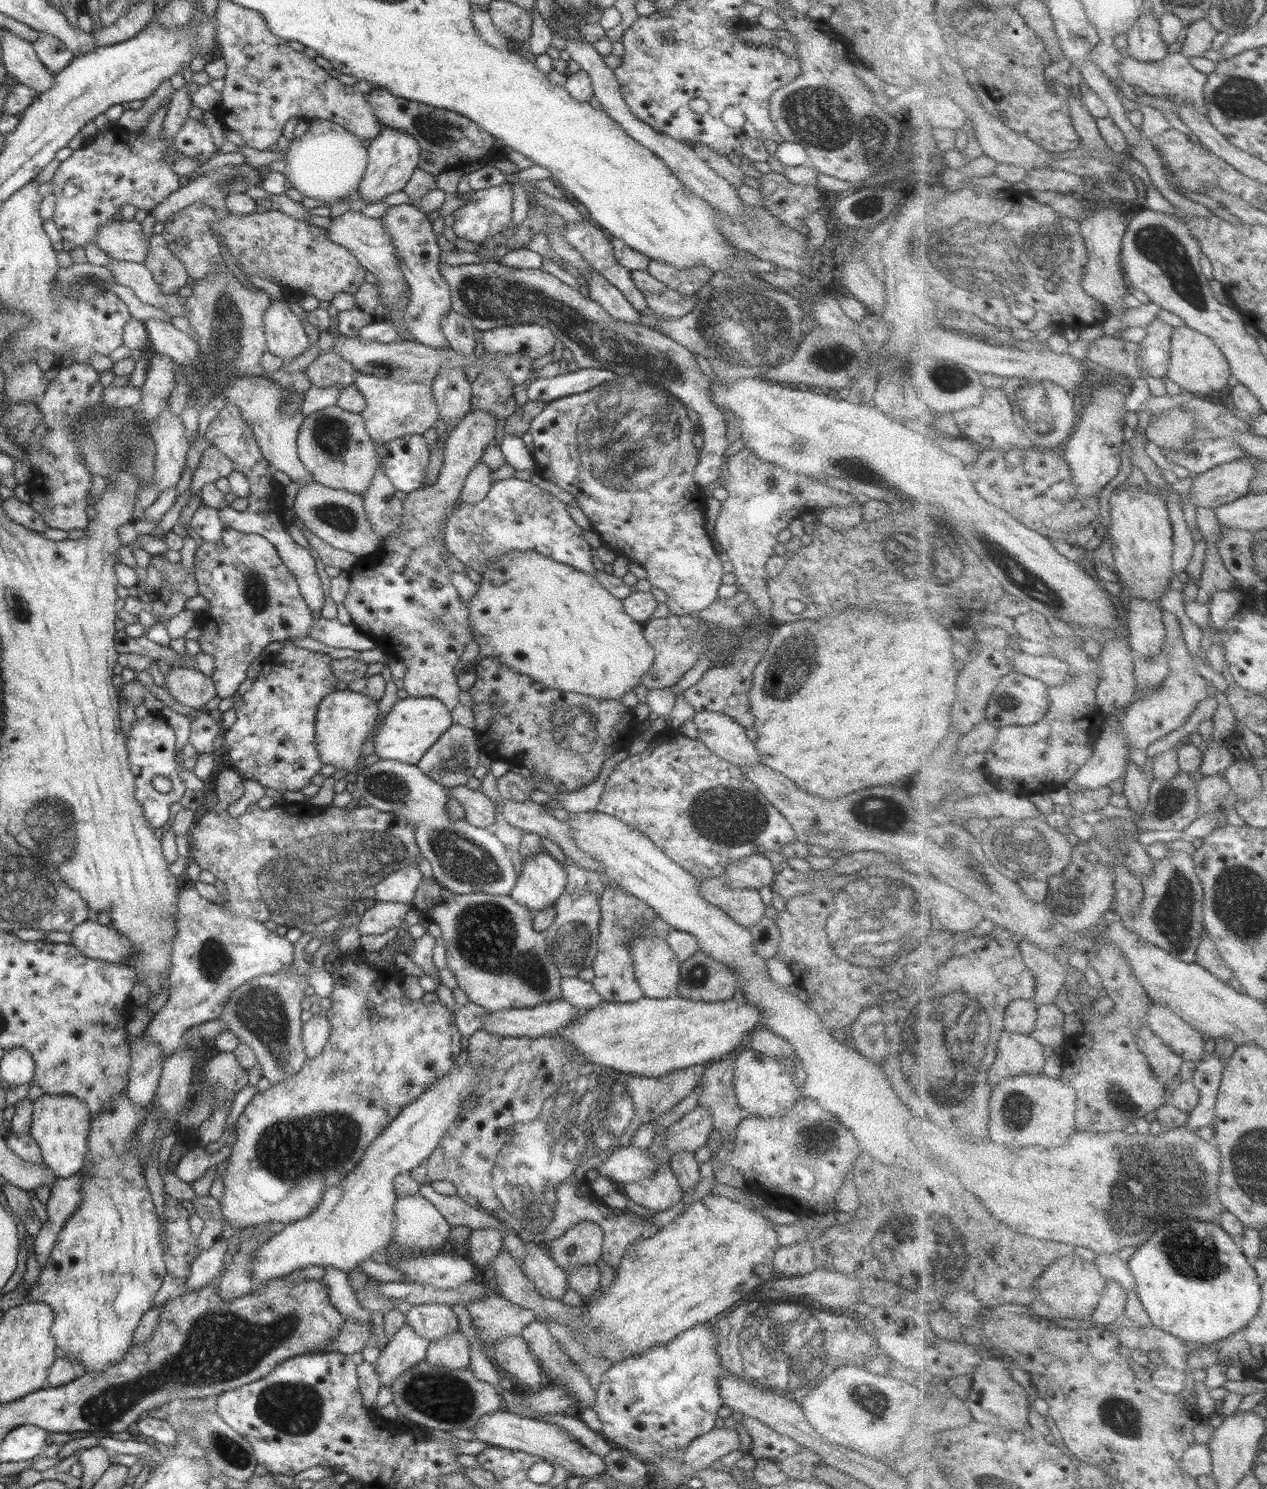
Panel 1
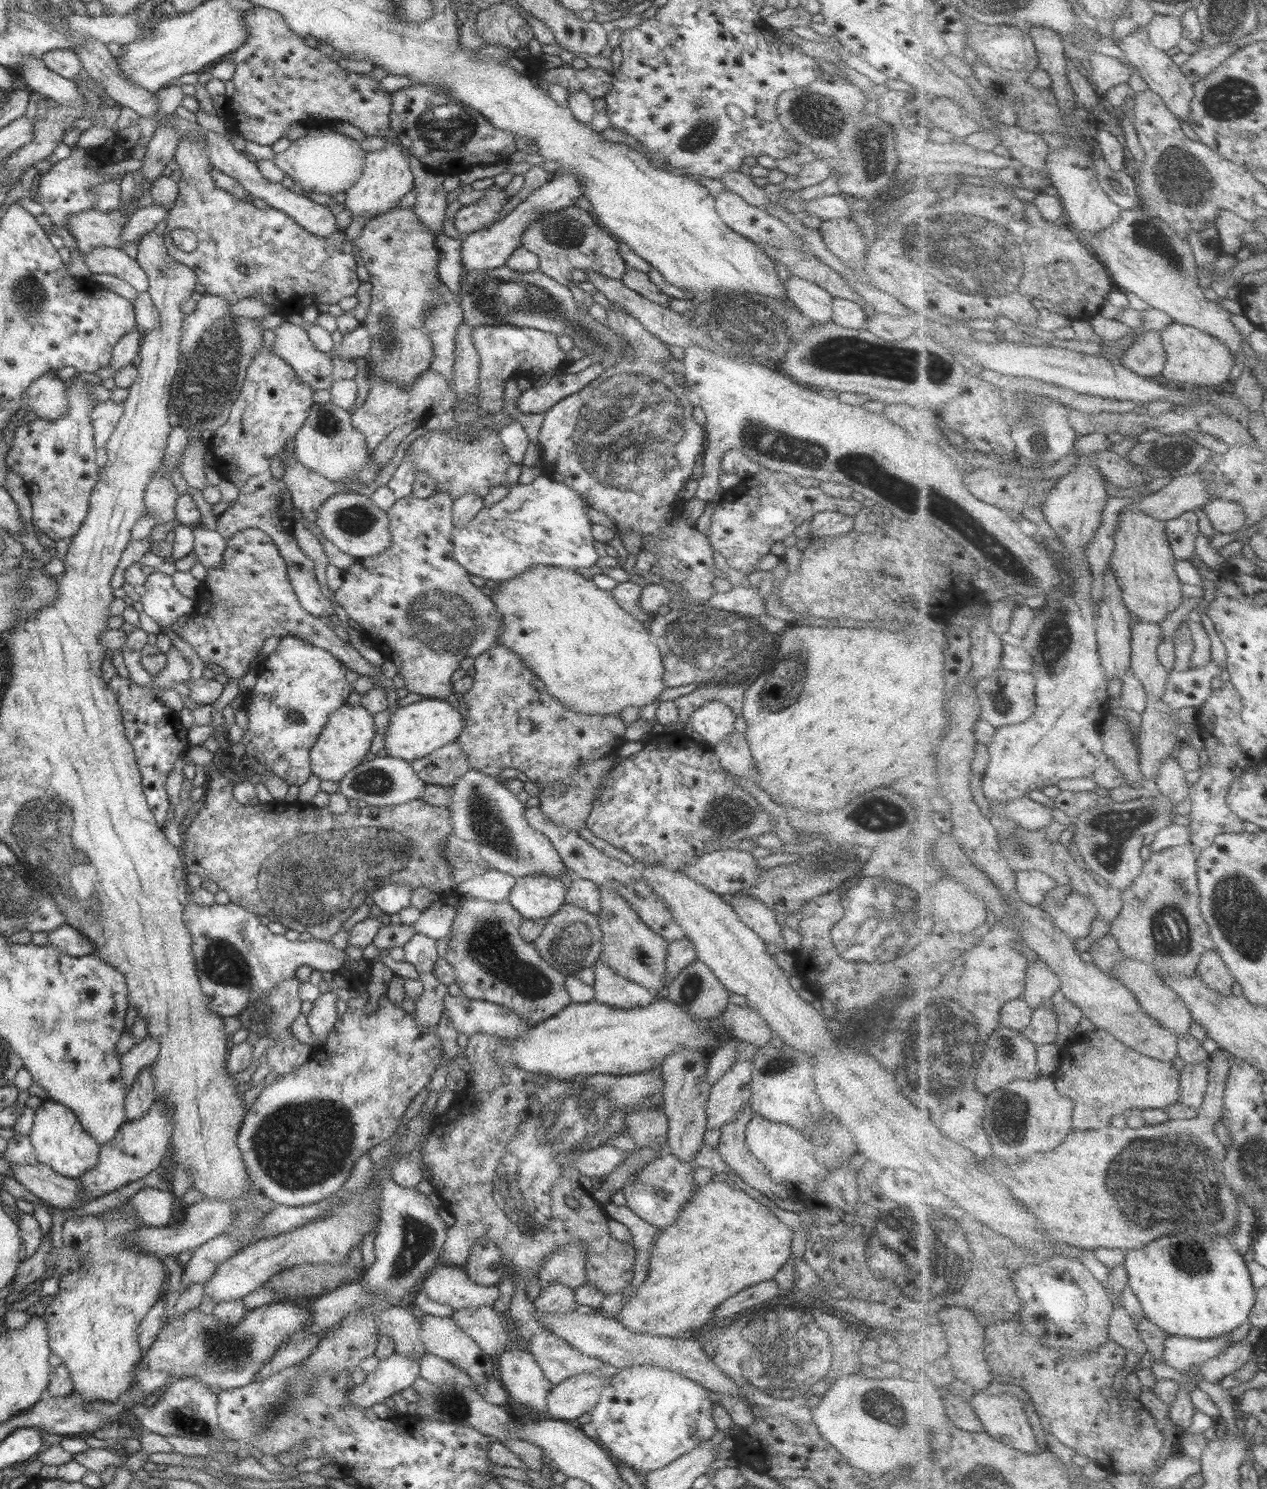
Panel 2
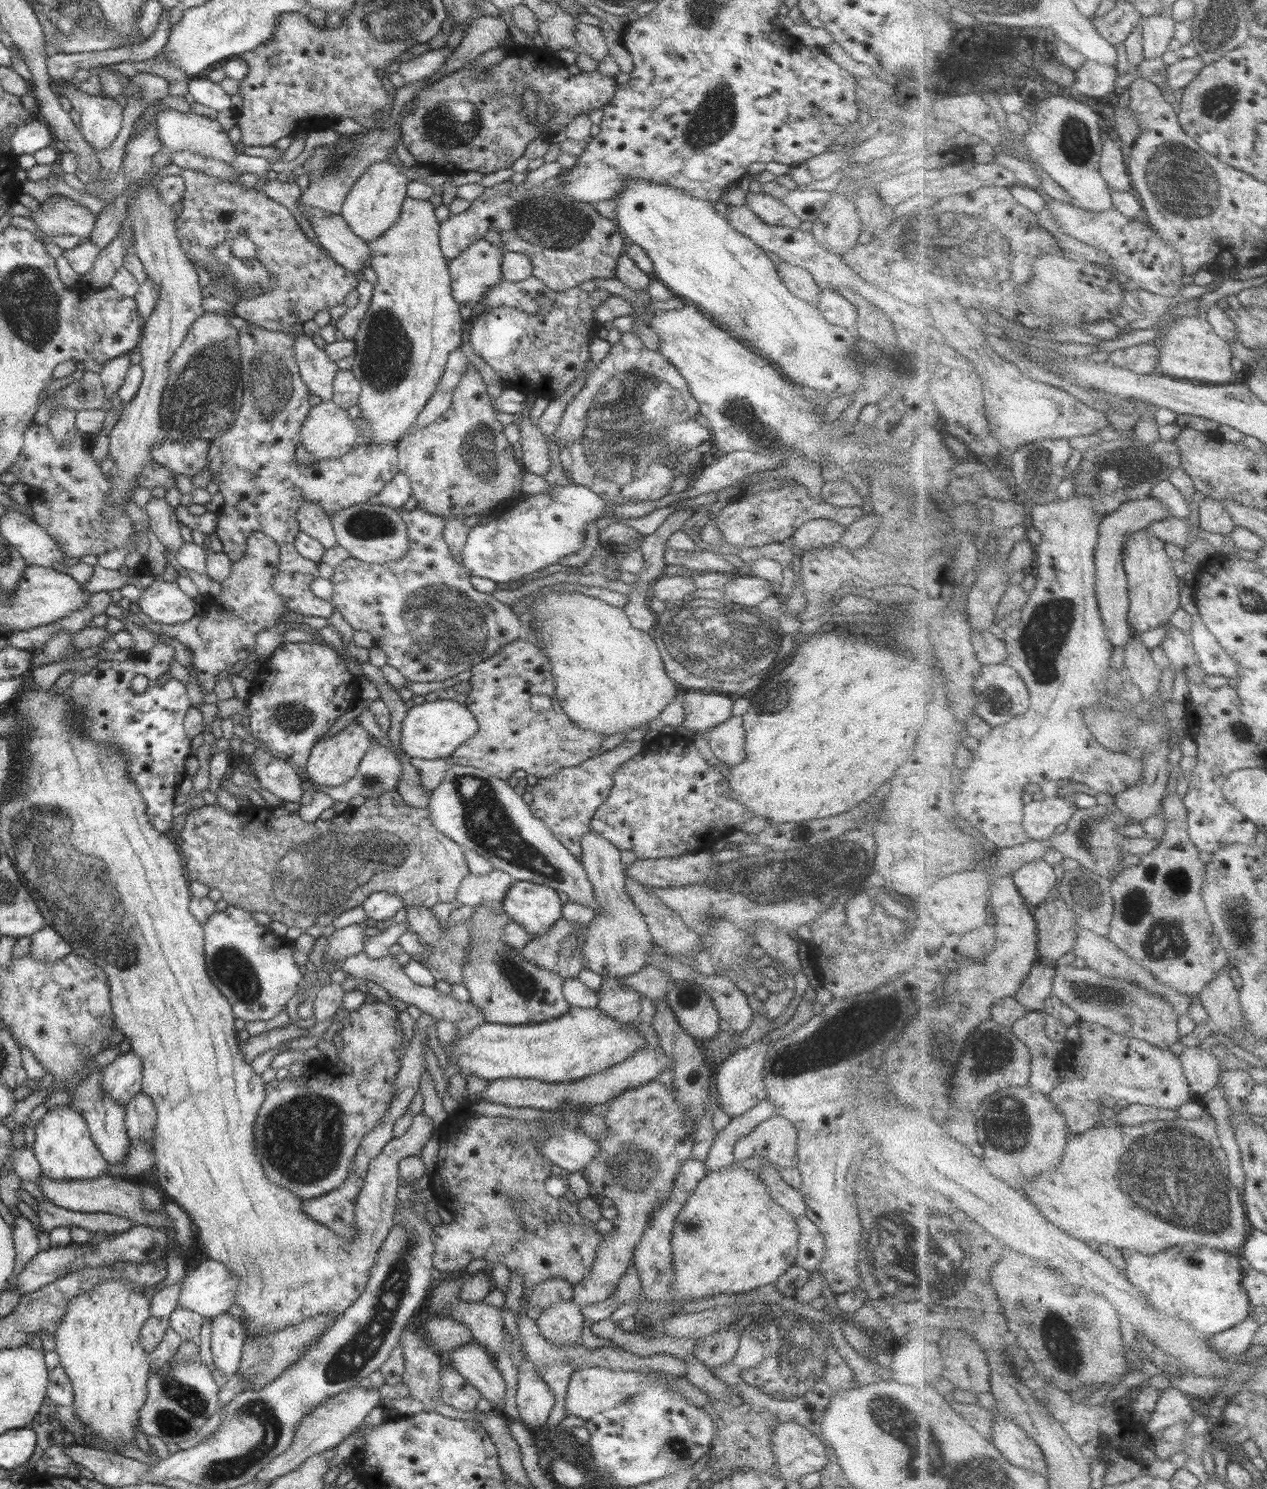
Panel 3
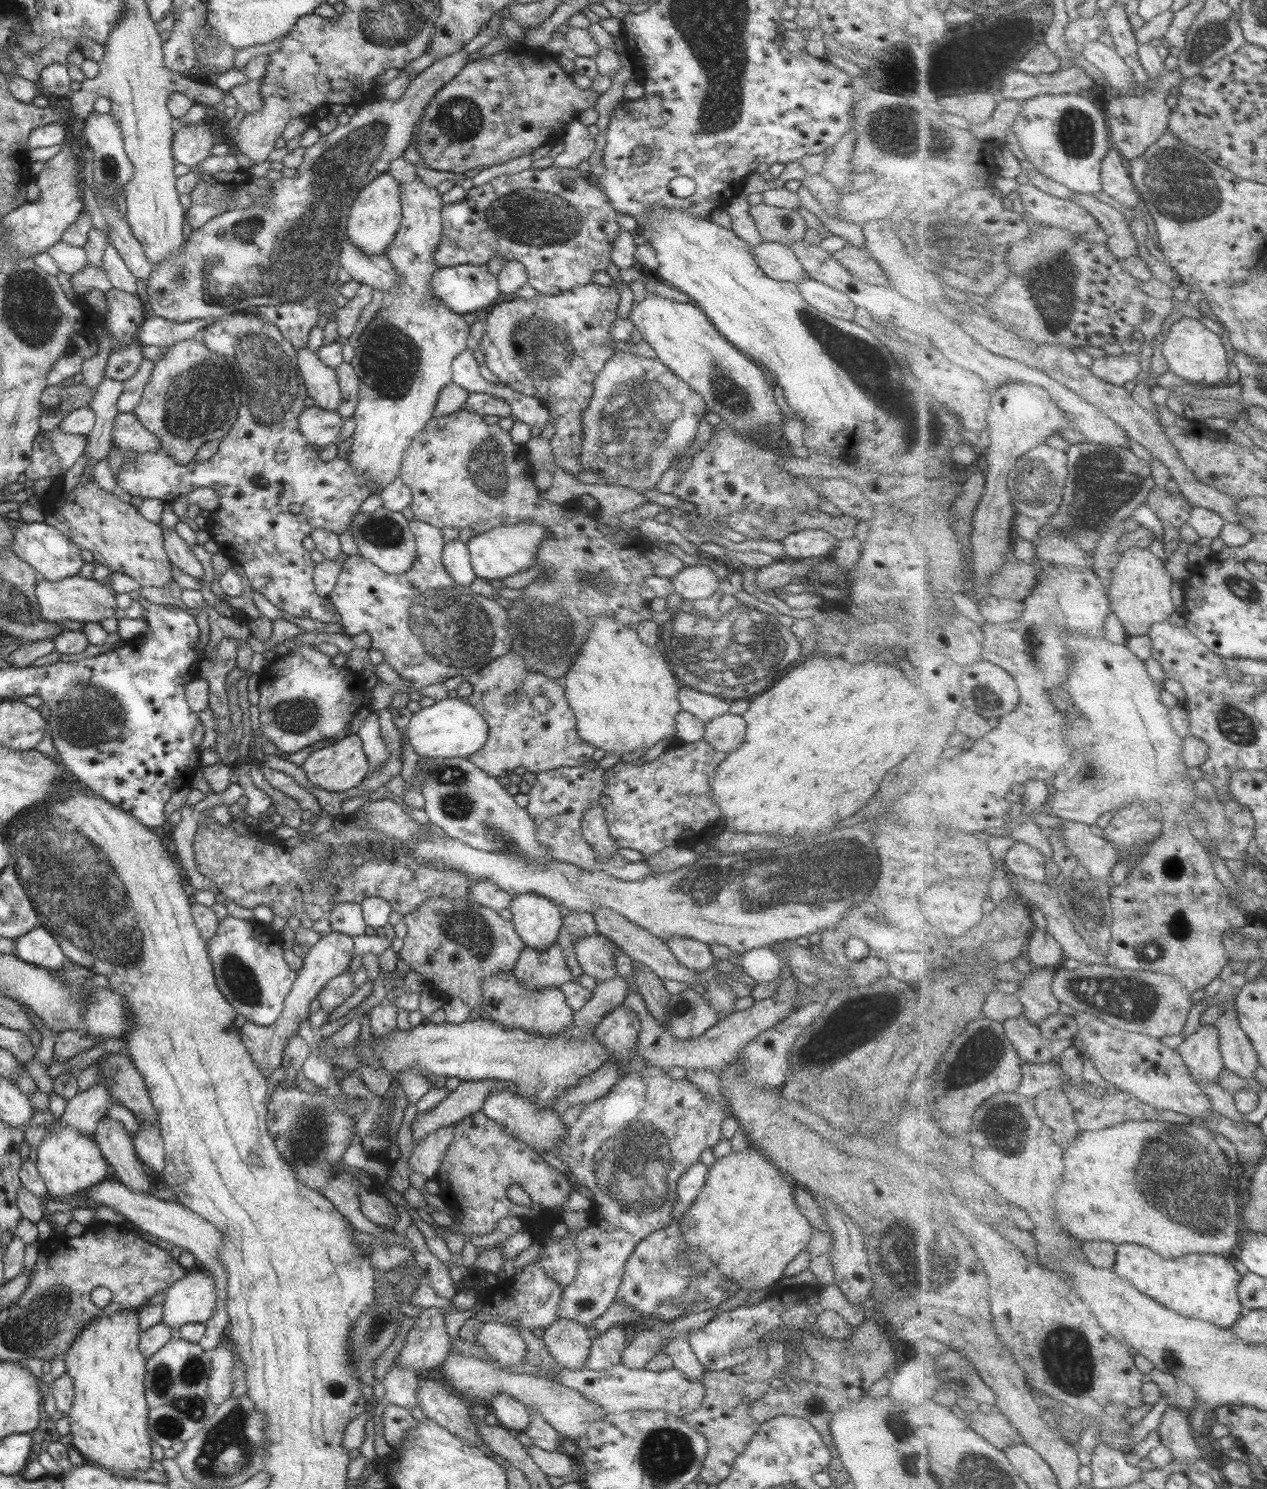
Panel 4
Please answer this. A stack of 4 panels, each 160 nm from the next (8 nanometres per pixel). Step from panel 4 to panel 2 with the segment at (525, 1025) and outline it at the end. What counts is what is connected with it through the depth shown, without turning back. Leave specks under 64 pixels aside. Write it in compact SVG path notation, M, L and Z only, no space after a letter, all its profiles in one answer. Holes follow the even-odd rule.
M470 897L462 899L461 902L456 918L451 924L452 938L444 960L452 967L453 975L456 976L455 984L462 990L463 996L511 1008L518 1017L531 1023L544 1021L571 1003L570 995L565 988L565 977L540 957L534 943L522 940L518 931L525 919L508 901L492 902Z

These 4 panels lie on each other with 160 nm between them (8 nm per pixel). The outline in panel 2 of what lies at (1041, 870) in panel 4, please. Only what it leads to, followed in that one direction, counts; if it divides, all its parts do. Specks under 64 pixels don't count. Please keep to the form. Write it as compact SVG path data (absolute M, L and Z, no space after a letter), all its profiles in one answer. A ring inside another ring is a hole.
M1022 870L1017 872L1017 879L1019 894L1032 906L1043 905L1048 895L1060 885L1052 876L1040 870Z

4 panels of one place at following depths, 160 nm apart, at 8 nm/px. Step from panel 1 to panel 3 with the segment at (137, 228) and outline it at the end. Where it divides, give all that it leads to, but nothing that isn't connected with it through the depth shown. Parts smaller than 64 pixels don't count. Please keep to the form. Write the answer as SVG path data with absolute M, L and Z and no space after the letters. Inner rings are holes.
M63 195L40 200L40 204L41 208L32 212L32 220L46 239L51 241L54 236L78 236L82 241L90 239L98 213L90 212L88 207Z

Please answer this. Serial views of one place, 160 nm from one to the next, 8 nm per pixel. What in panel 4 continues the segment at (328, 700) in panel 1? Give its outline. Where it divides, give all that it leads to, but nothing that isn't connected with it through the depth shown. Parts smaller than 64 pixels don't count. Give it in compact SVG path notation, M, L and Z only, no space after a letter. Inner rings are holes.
M357 733L338 740L330 747L312 751L304 761L302 768L316 786L328 792L342 792L358 787L369 772L369 764L363 751L363 742Z

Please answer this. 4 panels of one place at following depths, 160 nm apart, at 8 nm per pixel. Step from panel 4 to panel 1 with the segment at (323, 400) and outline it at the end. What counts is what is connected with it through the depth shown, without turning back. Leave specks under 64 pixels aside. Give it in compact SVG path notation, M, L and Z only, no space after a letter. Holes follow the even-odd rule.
M285 295L271 300L264 317L268 351L284 361L291 361L309 346L302 321L292 313L288 303Z

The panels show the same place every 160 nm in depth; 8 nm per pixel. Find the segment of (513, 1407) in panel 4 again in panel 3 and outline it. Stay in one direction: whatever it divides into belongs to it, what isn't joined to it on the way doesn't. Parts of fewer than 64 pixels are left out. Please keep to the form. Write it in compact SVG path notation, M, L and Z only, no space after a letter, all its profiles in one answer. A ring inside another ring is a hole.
M479 1342L454 1345L448 1356L460 1376L479 1390L485 1400L492 1402L495 1411L506 1417L506 1384L501 1372L496 1368L494 1356Z

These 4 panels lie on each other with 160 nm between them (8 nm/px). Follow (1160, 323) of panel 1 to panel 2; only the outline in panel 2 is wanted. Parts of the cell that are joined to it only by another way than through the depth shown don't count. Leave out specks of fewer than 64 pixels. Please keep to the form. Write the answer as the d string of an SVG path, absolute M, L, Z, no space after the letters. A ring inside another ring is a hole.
M1147 331L1136 336L1136 342L1126 351L1122 364L1146 377L1163 374L1169 354L1161 331Z

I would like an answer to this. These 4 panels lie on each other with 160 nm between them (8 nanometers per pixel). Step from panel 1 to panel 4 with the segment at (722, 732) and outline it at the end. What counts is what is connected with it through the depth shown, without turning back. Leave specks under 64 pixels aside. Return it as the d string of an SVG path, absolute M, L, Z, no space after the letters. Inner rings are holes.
M680 685L678 700L682 711L693 714L704 724L730 712L730 699L703 693L687 685Z

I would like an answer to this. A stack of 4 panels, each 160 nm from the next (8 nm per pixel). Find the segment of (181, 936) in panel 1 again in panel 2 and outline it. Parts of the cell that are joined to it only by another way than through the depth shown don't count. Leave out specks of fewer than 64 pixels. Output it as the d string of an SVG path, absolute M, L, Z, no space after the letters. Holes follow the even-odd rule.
M190 901L184 909L184 920L192 935L200 989L209 998L207 1008L222 1018L236 1017L242 1009L246 1010L249 1002L270 995L270 990L282 980L294 978L300 966L334 973L351 961L344 950L337 950L324 941L314 938L308 942L290 941L282 934L273 934L248 908L233 903L202 908ZM147 1036L140 1044L121 1056L121 1079L126 1090L130 1088L131 1082L144 1067L150 1067L158 1059L158 1053L160 1053L158 1040Z

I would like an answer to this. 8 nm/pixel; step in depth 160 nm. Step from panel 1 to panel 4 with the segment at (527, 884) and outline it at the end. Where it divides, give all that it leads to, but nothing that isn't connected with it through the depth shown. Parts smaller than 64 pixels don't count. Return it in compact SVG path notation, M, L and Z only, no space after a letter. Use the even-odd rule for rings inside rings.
M522 893L512 897L509 910L515 932L526 947L543 951L558 940L563 918L559 906L549 898Z

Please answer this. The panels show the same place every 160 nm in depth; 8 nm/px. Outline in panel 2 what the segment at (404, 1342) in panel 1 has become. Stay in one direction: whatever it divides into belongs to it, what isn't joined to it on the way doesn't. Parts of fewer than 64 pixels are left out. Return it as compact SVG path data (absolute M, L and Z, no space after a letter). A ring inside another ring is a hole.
M395 1350L379 1362L376 1370L367 1373L367 1379L362 1385L348 1390L348 1400L352 1406L366 1410L412 1386L420 1376L419 1360Z

